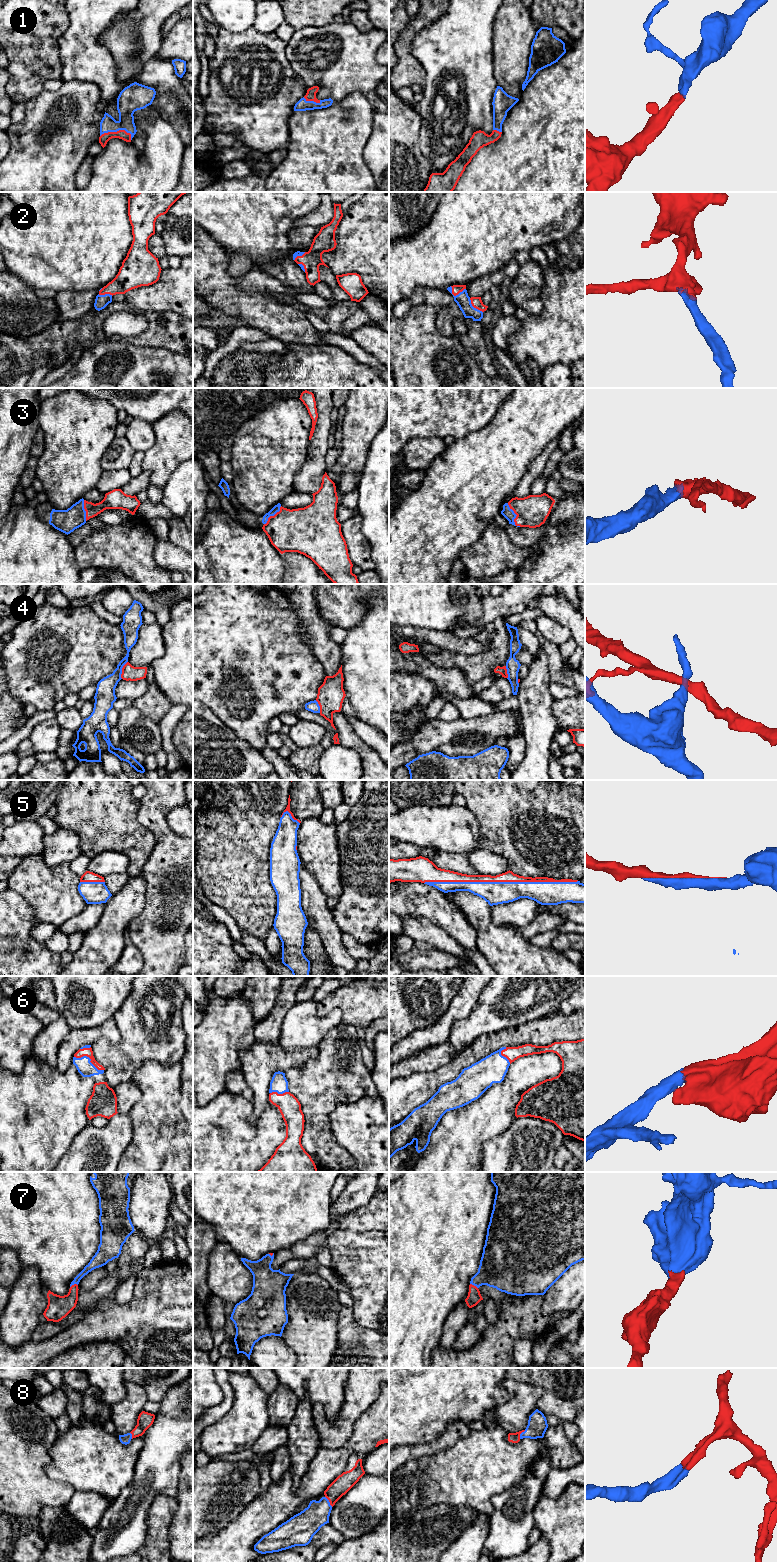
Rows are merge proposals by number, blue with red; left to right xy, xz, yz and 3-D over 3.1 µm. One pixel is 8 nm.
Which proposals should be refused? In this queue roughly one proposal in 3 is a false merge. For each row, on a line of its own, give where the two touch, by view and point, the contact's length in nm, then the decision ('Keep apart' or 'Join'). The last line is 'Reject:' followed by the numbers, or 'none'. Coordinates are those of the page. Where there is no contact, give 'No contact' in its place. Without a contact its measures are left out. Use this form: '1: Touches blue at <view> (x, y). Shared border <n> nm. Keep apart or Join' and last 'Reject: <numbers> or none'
1: Touches blue at xy (118, 130). Shared border 260 nm. Join
2: Touches blue at yz (456, 295). Shared border 130 nm. Join
3: Touches blue at yz (516, 515). Shared border 220 nm. Join
4: Touches blue at xy (121, 670). Shared border 150 nm. Keep apart
5: Touches blue at yz (500, 882). Shared border 1250 nm. Join
6: Touches blue at xy (90, 1059). Shared border 260 nm. Join
7: Touches blue at xy (73, 1284). Shared border 70 nm. Join
8: Touches blue at xz (328, 1501). Shared border 110 nm. Join
Reject: 4

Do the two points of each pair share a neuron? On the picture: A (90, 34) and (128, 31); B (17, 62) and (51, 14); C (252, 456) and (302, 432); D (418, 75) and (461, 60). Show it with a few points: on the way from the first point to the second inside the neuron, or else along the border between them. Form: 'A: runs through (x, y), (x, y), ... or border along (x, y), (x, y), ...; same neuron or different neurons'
A: border along (120, 18), (100, 37), (100, 41), (111, 54); different neurons
B: runs through (29, 50), (40, 36), (40, 26); same neuron
C: runs through (264, 448), (283, 432), (290, 432); same neuron
D: border along (411, 53), (424, 71), (422, 88); different neurons

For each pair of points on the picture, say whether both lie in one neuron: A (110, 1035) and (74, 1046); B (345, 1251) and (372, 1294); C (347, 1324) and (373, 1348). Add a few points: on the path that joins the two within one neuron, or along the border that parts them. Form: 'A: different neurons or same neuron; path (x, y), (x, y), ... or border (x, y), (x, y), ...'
A: same neuron; path (101, 1034), (83, 1037)
B: same neuron; path (356, 1262), (369, 1275), (369, 1283)
C: same neuron; path (353, 1330), (367, 1344)

